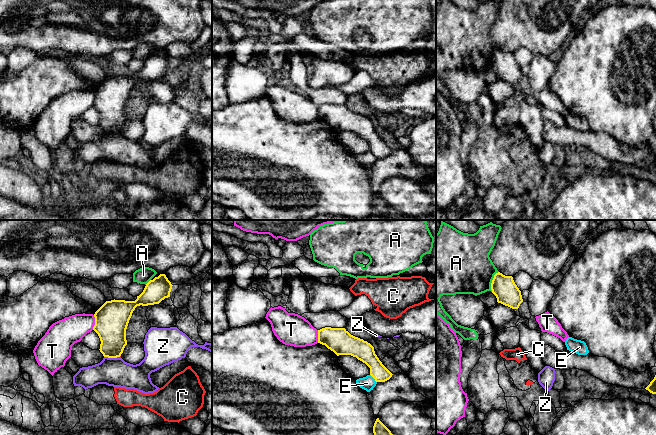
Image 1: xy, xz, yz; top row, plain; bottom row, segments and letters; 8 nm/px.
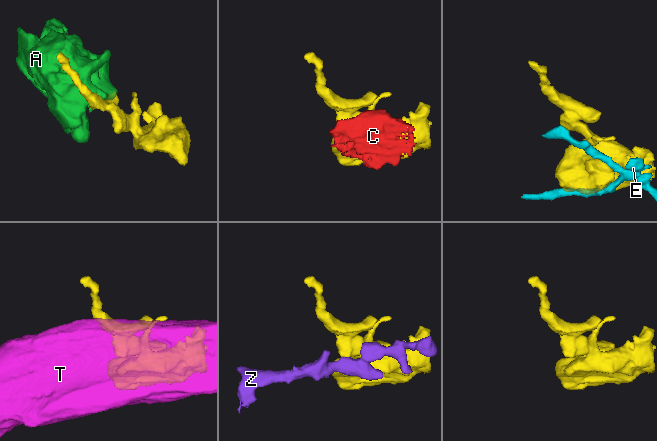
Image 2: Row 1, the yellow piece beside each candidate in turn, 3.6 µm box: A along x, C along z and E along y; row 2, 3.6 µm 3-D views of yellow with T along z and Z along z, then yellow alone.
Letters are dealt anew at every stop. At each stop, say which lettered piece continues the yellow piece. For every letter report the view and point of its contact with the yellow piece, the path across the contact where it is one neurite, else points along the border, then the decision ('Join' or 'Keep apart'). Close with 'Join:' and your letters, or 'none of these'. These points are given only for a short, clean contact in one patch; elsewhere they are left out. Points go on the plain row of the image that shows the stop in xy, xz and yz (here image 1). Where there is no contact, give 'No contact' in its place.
A: Touches yellow at yz (492, 57). Keep apart
C: Touches yellow at xy (118, 132). Boundary: xy (120, 131), (116, 133). Keep apart
E: Touches yellow at xz (373, 153). Keep apart
T: Touches yellow at xy (95, 98). Keep apart
Z: Touches yellow at xy (110, 133). Keep apart
Join: none of these

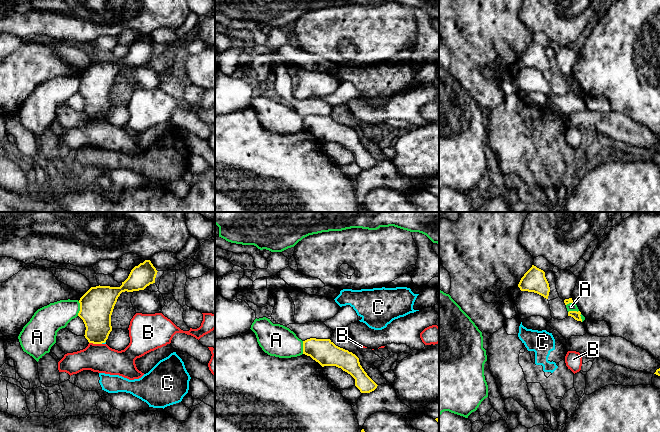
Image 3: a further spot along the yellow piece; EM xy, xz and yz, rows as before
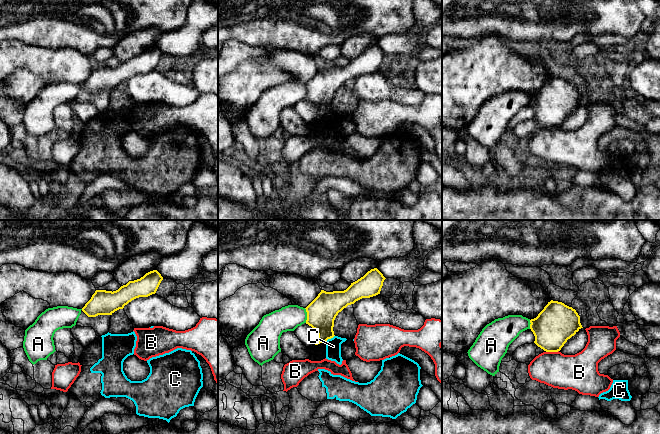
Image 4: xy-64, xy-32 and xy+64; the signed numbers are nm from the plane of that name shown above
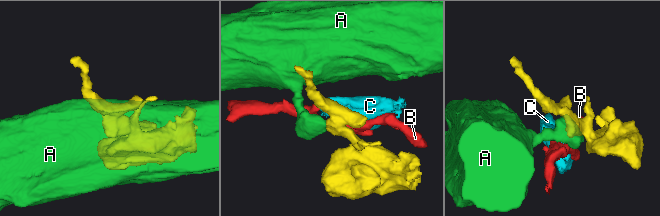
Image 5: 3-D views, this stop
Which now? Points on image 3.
A: Touches yellow at xy (80, 84). Keep apart
B: Touches yellow at xy (95, 119). Keep apart
C: Touches yellow at xy (103, 118). Boundary: xy (105, 117), (101, 119). Keep apart
Join: none of these

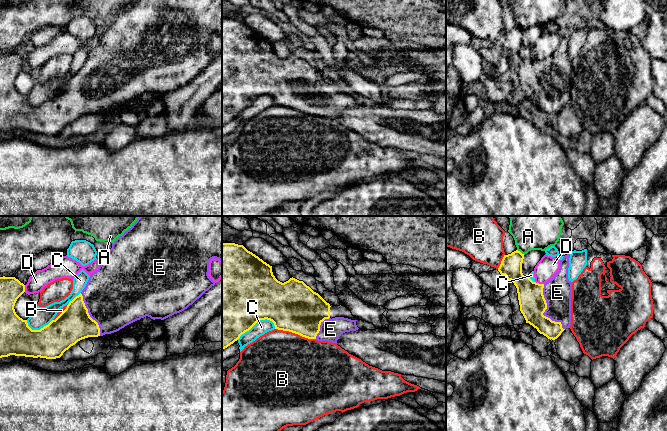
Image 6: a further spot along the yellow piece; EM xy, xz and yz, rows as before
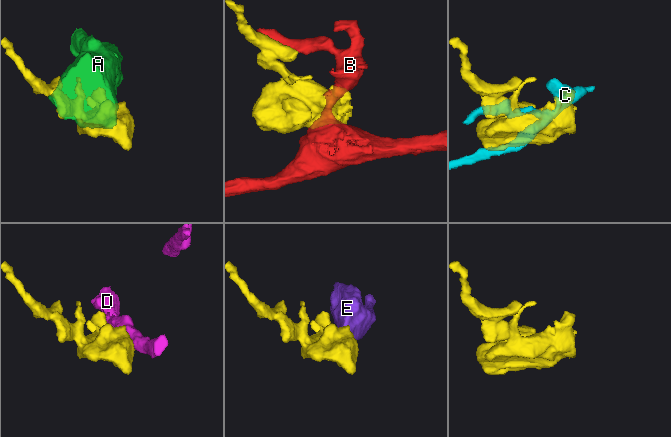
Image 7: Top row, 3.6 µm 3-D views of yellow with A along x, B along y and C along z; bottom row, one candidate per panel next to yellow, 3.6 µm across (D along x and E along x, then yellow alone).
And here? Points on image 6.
A: Touches yellow at yz (520, 28). Keep apart
B: Touches yellow at xz (295, 109). Keep apart
C: Touches yellow at xz (255, 99). Keep apart
D: Touches yellow at yz (538, 59). Keep apart
E: Touches yellow at yz (544, 87). Join
Join: E

